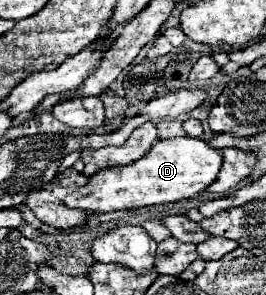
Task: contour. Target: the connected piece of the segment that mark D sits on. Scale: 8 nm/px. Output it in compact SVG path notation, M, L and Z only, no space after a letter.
M193 137L165 139L157 141L147 155L143 155L141 159L137 159L127 167L101 169L99 173L89 177L87 185L79 187L73 193L67 193L61 201L67 207L81 209L87 213L111 213L111 211L137 209L145 205L173 203L189 199L199 191L207 189L215 181L221 165L223 165L221 153L201 139Z

